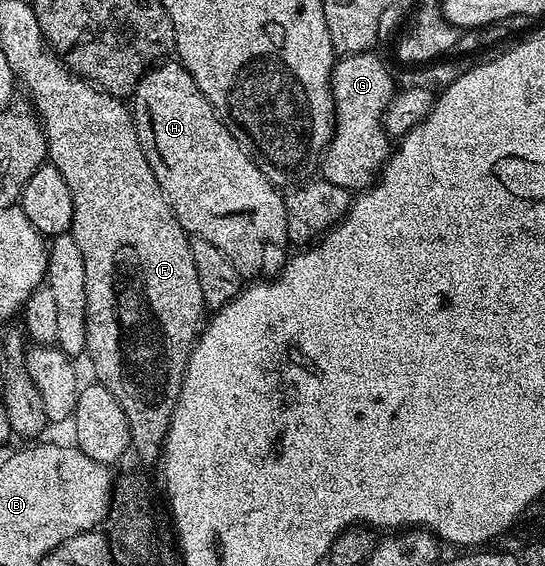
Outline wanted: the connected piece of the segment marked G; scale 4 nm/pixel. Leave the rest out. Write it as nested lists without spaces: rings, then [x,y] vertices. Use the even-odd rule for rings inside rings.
[[[373,51],[347,53],[333,63],[333,138],[319,158],[319,173],[324,180],[350,191],[364,191],[378,180],[391,152],[391,138],[385,132],[385,112],[395,92],[395,73],[377,55]]]

